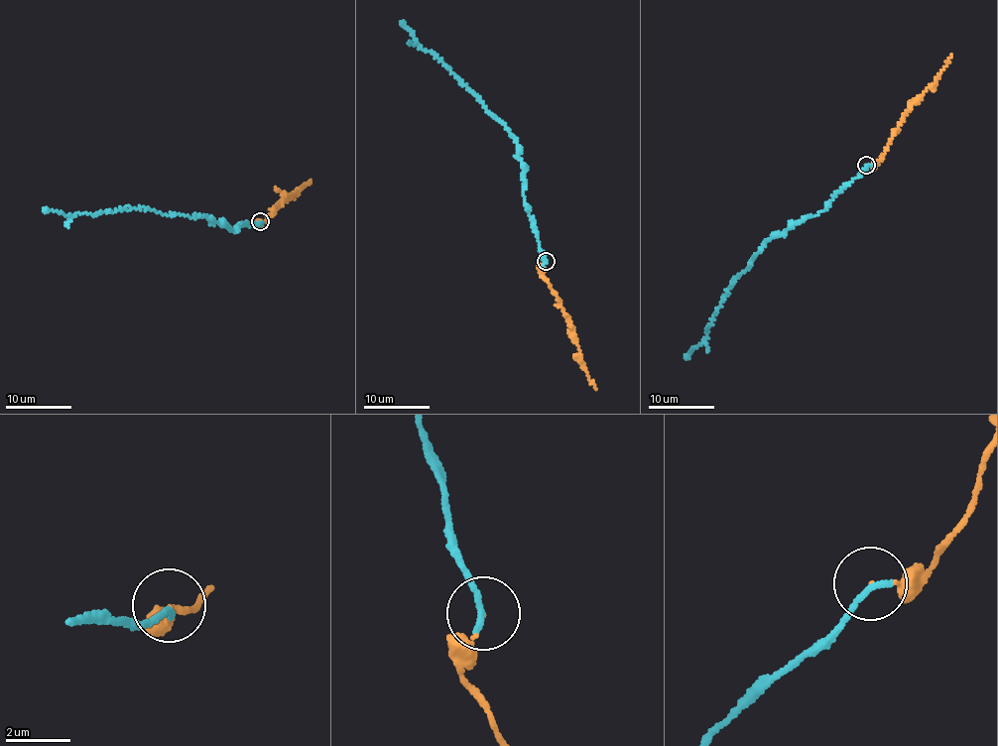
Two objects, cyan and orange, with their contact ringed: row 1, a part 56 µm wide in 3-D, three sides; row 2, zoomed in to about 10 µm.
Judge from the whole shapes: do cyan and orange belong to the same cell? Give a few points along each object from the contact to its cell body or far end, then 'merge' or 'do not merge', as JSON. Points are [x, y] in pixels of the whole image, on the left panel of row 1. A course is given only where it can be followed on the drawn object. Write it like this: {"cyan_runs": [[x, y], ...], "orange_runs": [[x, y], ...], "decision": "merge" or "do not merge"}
{"cyan_runs": [[260, 221], [255, 224], [244, 222], [232, 230], [206, 215], [162, 214], [145, 206], [69, 216], [42, 210]], "orange_runs": [[260, 221], [311, 180]], "decision": "merge"}

